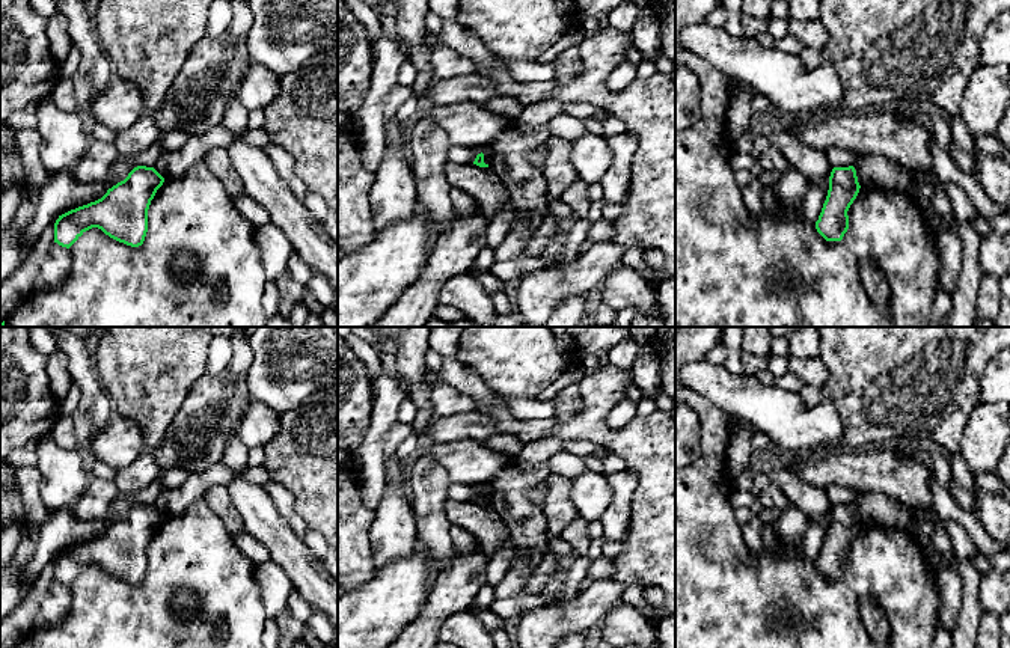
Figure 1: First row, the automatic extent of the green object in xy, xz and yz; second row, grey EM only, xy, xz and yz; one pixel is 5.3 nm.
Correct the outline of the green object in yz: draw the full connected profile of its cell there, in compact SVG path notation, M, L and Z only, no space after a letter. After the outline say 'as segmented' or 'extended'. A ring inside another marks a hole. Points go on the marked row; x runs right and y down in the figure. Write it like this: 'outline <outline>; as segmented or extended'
outline M853 166L834 167L829 176L829 190L823 203L817 232L826 241L841 241L849 229L847 211L859 193L859 182Z; as segmented

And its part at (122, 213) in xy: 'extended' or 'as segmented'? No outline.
as segmented

